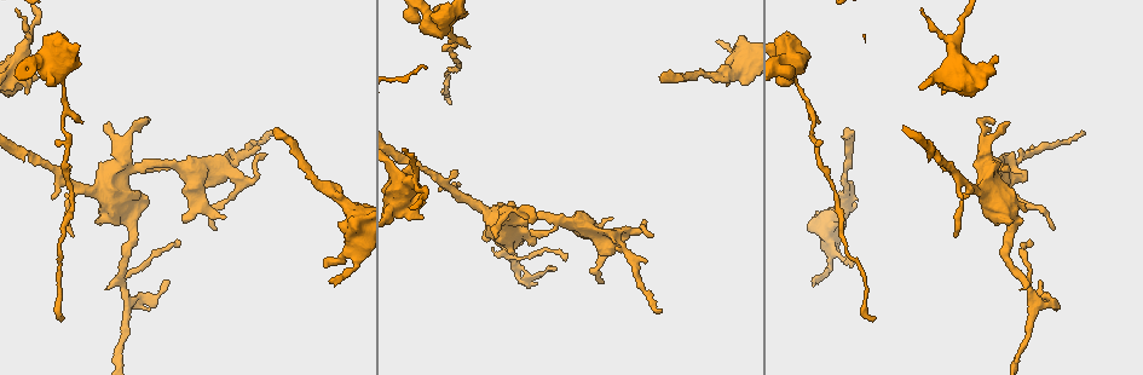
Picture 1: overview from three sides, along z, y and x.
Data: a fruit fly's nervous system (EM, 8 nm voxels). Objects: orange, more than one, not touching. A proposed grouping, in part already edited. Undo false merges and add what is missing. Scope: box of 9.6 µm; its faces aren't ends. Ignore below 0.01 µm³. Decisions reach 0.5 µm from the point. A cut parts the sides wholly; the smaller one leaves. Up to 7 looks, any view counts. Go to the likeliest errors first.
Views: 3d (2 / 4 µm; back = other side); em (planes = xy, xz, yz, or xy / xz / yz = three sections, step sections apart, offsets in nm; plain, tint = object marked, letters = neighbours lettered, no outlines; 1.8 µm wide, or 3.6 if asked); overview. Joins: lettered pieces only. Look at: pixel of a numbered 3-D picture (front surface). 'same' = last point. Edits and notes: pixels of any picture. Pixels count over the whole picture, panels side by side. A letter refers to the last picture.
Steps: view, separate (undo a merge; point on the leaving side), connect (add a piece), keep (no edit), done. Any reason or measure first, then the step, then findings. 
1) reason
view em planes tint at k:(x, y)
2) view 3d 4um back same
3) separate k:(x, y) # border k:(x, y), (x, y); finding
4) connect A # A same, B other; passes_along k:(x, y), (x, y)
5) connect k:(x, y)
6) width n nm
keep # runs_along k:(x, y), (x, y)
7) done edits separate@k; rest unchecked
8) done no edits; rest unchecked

view 3d 2um at 1:(421, 219)

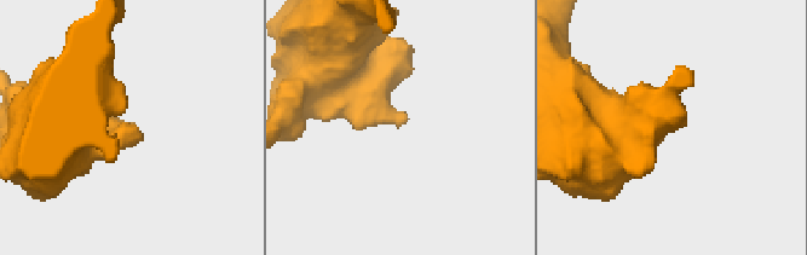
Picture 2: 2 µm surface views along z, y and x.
view em planes letters at 2:(405, 119)

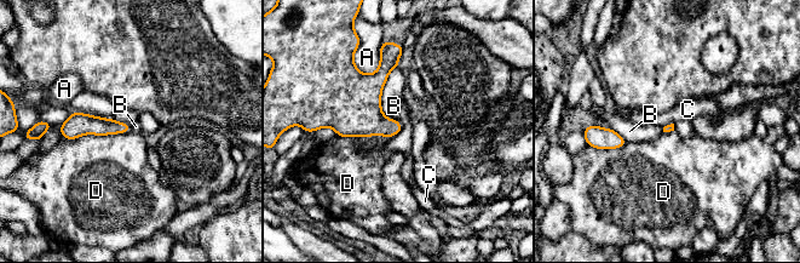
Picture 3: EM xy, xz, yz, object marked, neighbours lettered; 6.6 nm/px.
keep # A other, B other, C other, D other; runs_along 3:(126, 127), (75, 126), (63, 131); no lettered piece goes on from it

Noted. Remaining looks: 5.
thin end
view em planes plain at 1:(325, 267)

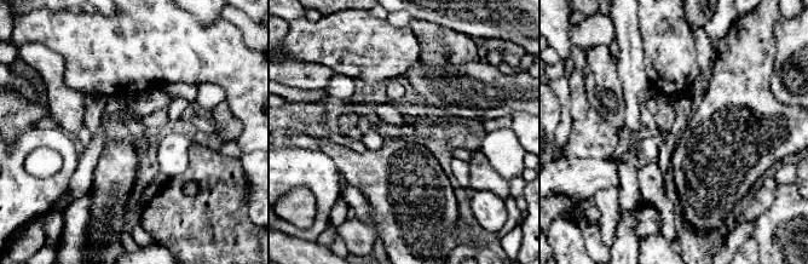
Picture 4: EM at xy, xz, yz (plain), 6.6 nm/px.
view em planes letters same

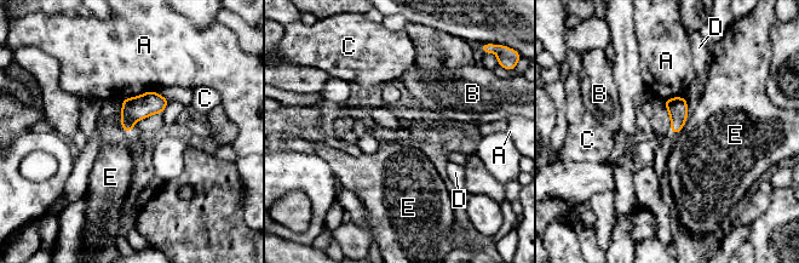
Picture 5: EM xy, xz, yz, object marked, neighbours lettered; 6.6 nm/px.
longest_contact A 220 nm
keep # A other, B other, C other, D other, E other; none of them fits

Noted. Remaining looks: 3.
tapers out
view 3d 4um at 1:(1059, 309)

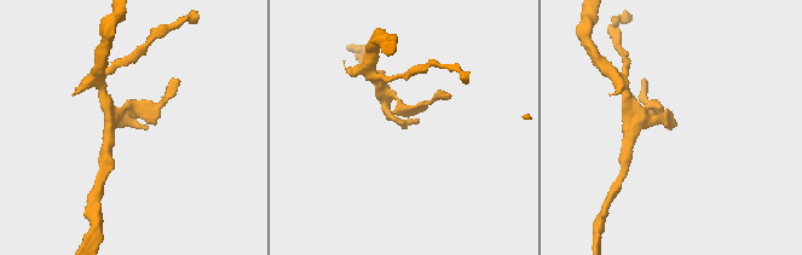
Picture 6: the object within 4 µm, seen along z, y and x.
shape alone is not enough
view em xy step 16 letters at 6:(145, 130)

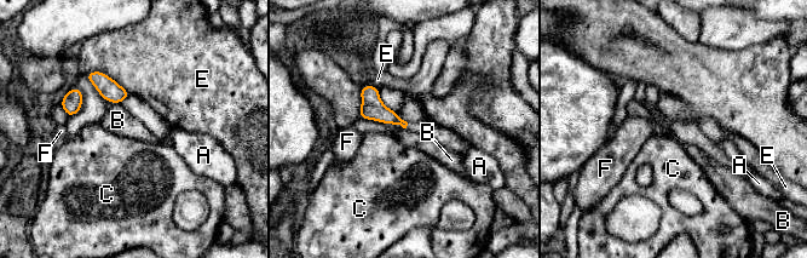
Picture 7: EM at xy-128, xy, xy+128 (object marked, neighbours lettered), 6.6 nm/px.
keep # A other, B other, C other, E other, F other; border 7:(109, 101), (119, 103); none of them fits

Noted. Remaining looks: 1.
done no edits; rest unchecked

